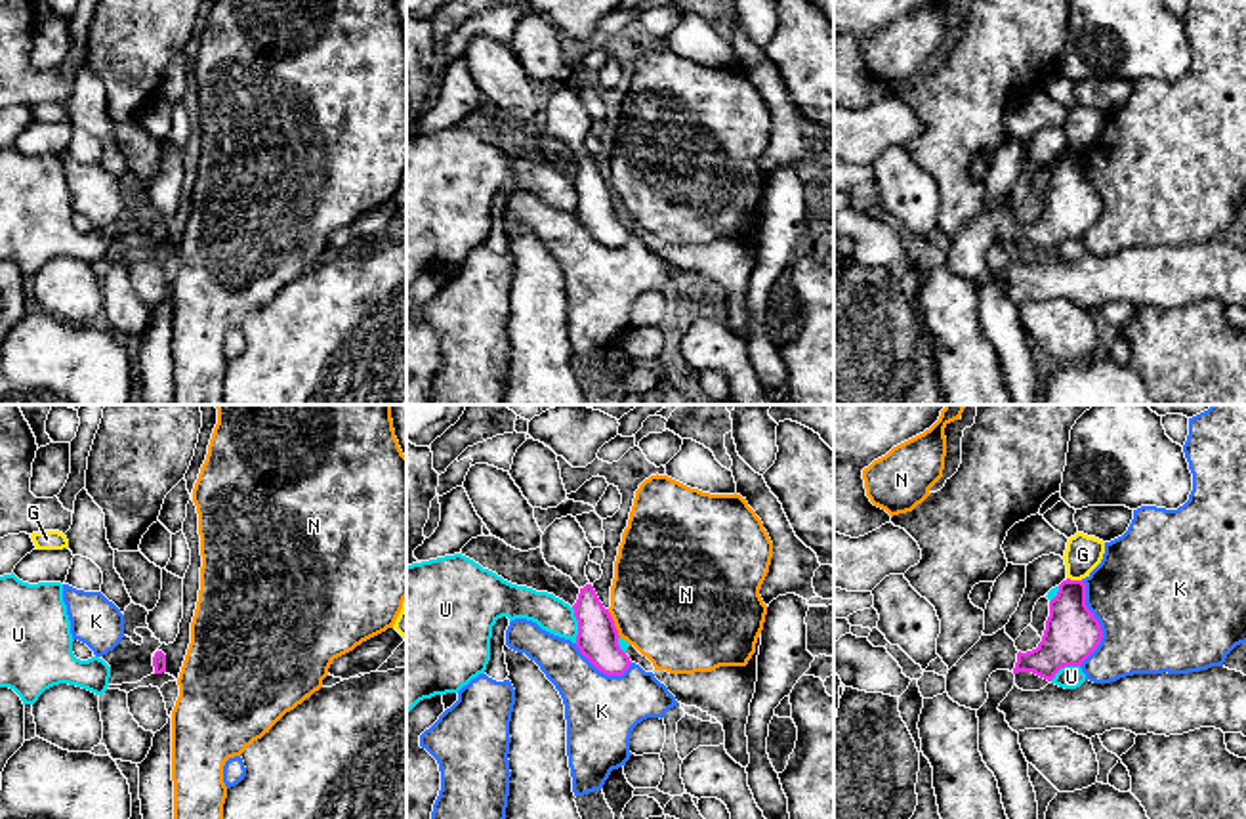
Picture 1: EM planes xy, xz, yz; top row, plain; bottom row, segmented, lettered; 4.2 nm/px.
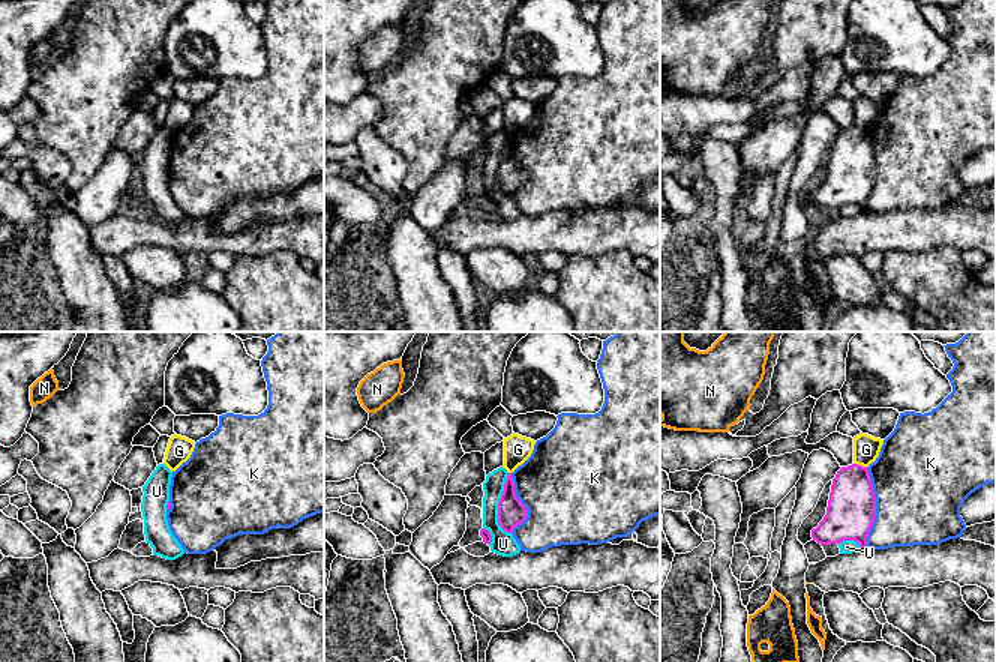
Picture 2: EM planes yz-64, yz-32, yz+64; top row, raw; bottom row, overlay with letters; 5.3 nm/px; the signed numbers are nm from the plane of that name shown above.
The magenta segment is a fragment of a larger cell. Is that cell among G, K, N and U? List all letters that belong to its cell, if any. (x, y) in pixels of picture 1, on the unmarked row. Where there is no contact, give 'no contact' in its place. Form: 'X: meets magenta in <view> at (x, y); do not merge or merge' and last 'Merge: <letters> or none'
G: meets magenta in yz at (1075, 153); do not merge
K: meets magenta in yz at (1098, 195); do not merge
N: meets magenta in xz at (613, 195); do not merge
U: meets magenta in xz at (579, 197); do not merge
Merge: none

